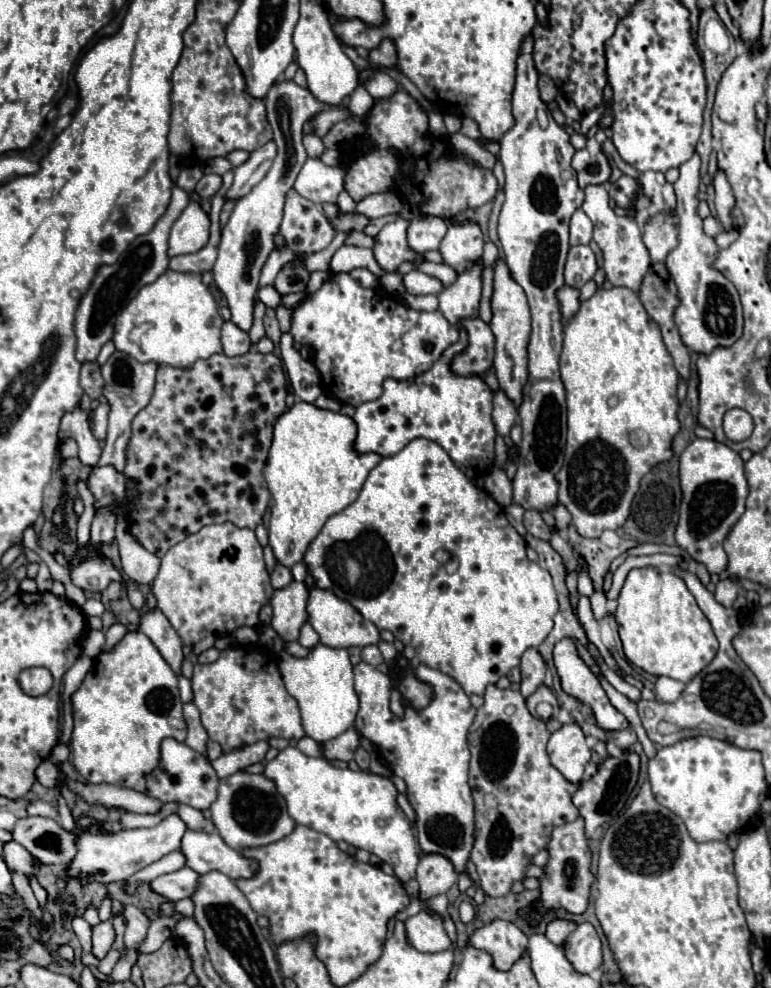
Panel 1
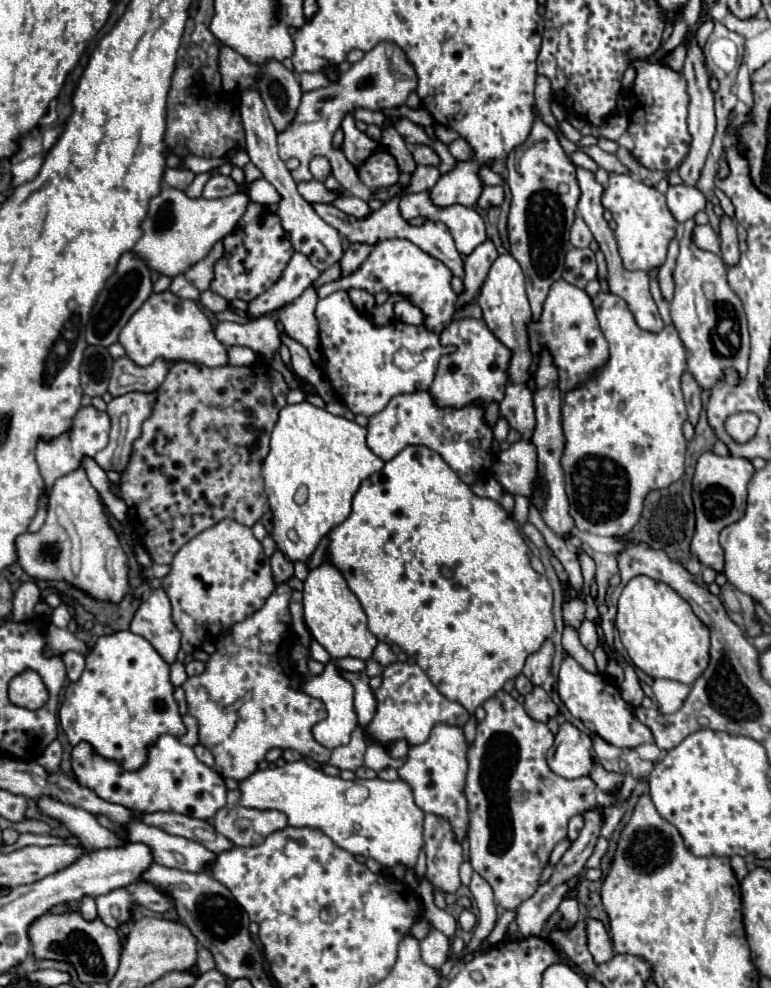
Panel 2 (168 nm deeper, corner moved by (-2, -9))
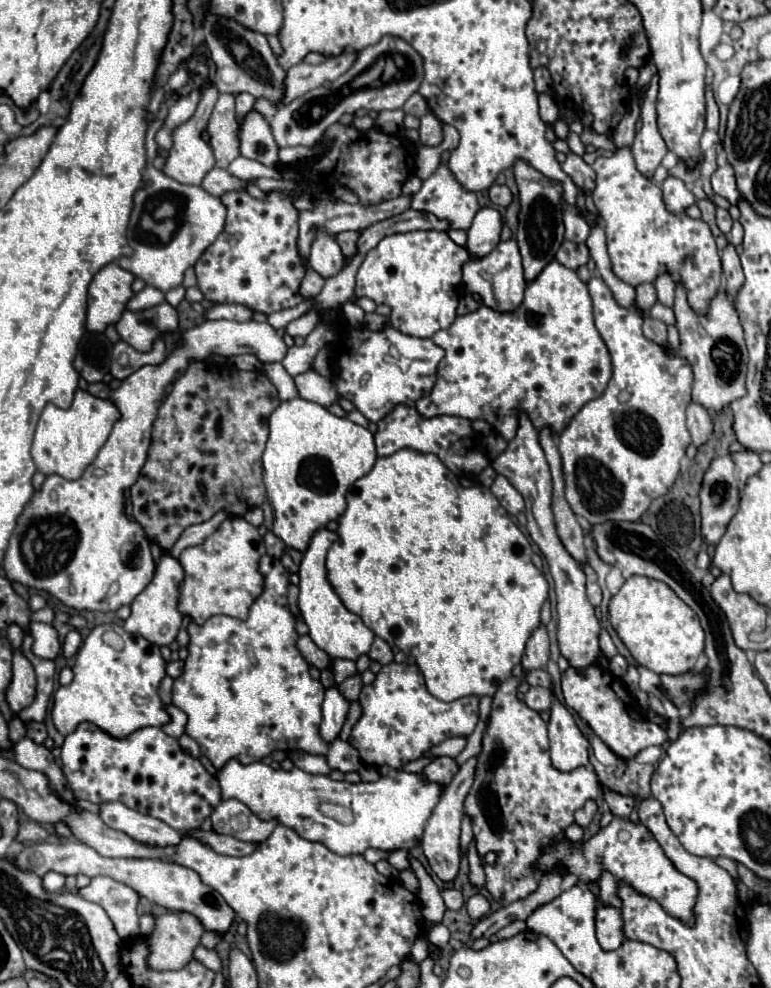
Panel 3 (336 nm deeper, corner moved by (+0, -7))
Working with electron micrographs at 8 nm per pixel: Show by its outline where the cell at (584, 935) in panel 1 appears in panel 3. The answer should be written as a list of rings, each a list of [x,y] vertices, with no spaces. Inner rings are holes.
[[[601,905],[595,915],[595,927],[597,927],[597,941],[603,947],[603,951],[615,951],[623,943],[623,921],[621,913],[615,907]]]

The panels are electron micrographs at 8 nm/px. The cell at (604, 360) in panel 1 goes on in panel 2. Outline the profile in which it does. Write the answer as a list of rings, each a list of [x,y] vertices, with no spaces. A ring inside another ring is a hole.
[[[597,293],[593,305],[611,357],[593,379],[563,397],[565,451],[561,465],[567,481],[571,517],[577,529],[595,535],[625,537],[639,521],[647,493],[669,487],[685,471],[687,441],[683,437],[683,423],[687,421],[687,411],[681,393],[681,375],[687,369],[687,349],[675,325],[665,325],[659,333],[641,329],[633,321],[633,313],[629,313],[625,301],[613,293]]]

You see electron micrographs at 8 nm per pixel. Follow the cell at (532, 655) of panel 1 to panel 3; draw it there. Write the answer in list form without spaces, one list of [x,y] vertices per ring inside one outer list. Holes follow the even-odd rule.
[[[541,625],[537,629],[537,633],[533,633],[527,641],[525,655],[521,659],[521,667],[523,667],[523,671],[541,669],[547,665],[547,661],[549,661],[549,635],[547,635],[545,627]]]

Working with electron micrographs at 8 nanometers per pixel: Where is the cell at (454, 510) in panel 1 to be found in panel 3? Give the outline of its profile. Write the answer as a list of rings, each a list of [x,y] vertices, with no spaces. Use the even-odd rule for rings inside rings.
[[[401,449],[389,457],[379,457],[371,473],[357,479],[347,493],[347,509],[339,519],[337,541],[331,545],[327,553],[327,573],[329,581],[343,599],[345,607],[359,615],[363,623],[389,645],[397,645],[405,655],[413,655],[419,663],[419,669],[427,681],[427,689],[441,701],[455,701],[467,695],[493,695],[497,687],[511,677],[511,669],[521,661],[525,643],[531,637],[541,621],[541,605],[549,595],[549,583],[541,575],[541,571],[531,563],[531,545],[527,549],[527,537],[519,531],[519,527],[509,519],[509,513],[499,505],[495,495],[479,485],[479,487],[461,487],[459,479],[431,453],[419,453],[415,449]]]

